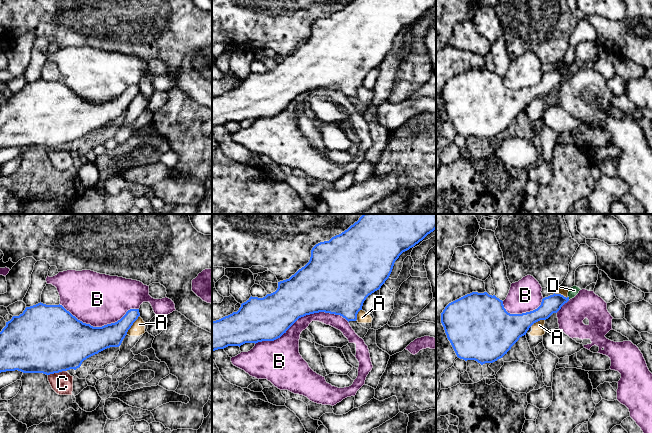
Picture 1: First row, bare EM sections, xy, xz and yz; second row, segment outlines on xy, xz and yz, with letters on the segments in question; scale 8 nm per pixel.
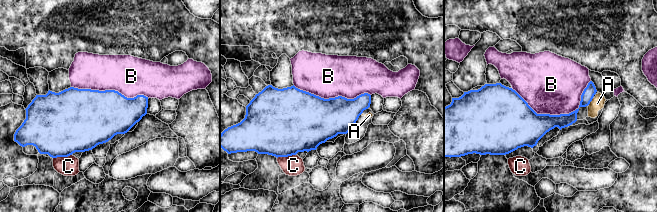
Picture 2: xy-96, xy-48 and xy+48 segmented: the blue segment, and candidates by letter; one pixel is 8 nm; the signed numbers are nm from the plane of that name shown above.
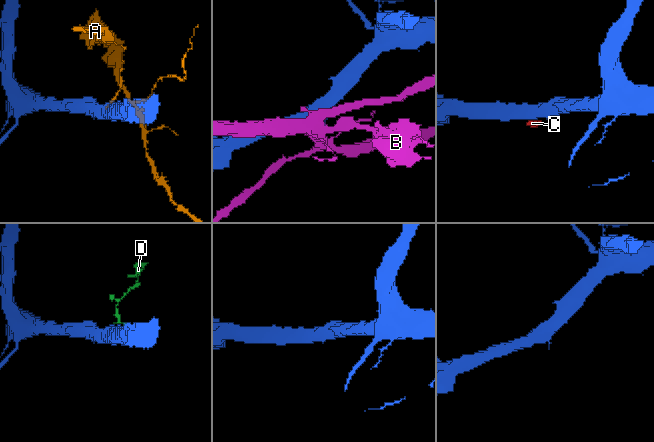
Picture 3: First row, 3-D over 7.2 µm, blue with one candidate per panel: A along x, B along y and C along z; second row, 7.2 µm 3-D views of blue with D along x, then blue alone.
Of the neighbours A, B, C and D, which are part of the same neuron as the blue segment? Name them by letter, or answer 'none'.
D

